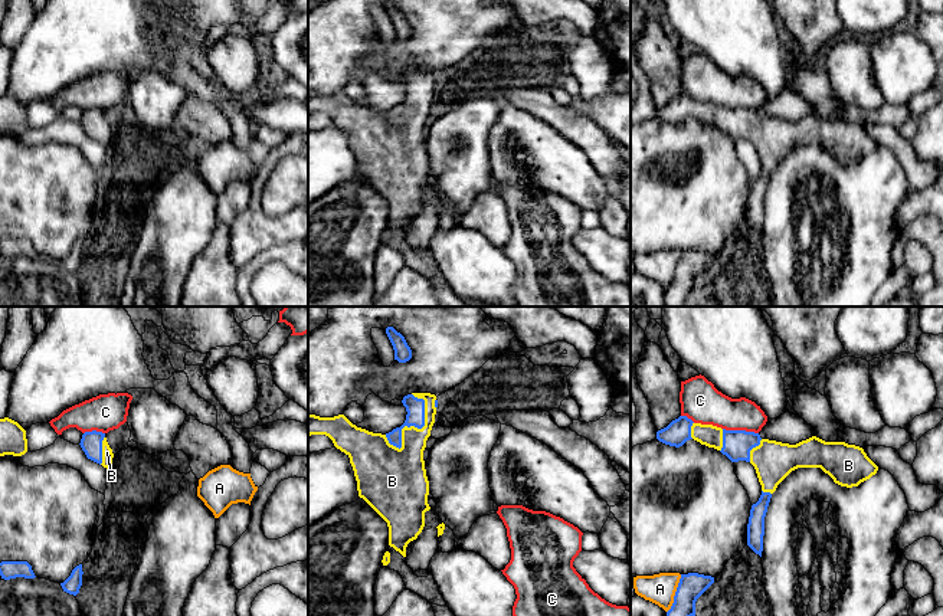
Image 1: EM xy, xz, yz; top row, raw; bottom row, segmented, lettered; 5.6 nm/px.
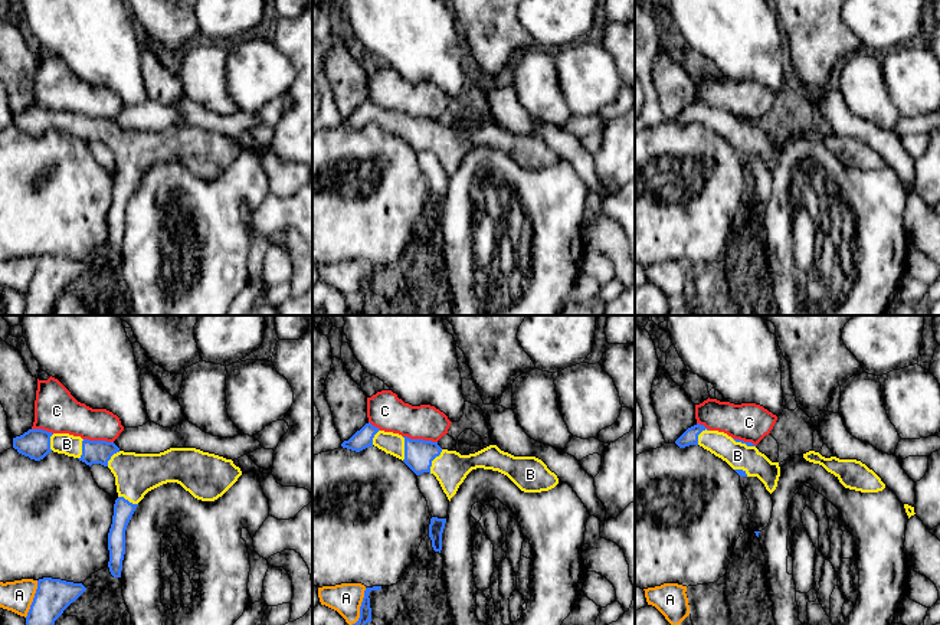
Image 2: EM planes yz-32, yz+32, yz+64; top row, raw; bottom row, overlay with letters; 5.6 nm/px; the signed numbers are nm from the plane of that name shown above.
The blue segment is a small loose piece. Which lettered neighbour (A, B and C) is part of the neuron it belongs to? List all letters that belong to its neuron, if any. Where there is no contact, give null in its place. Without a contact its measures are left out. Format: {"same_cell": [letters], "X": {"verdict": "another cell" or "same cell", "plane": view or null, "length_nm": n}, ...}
{"same_cell": ["B"], "A": {"verdict": "another cell", "plane": "yz", "length_nm": 240}, "B": {"verdict": "same cell", "plane": "xz", "length_nm": 320}, "C": {"verdict": "another cell", "plane": "yz", "length_nm": 200}}

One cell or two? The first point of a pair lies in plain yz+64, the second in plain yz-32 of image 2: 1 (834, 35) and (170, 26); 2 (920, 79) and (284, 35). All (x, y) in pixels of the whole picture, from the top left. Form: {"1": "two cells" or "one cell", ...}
{"1": "one cell", "2": "two cells"}

